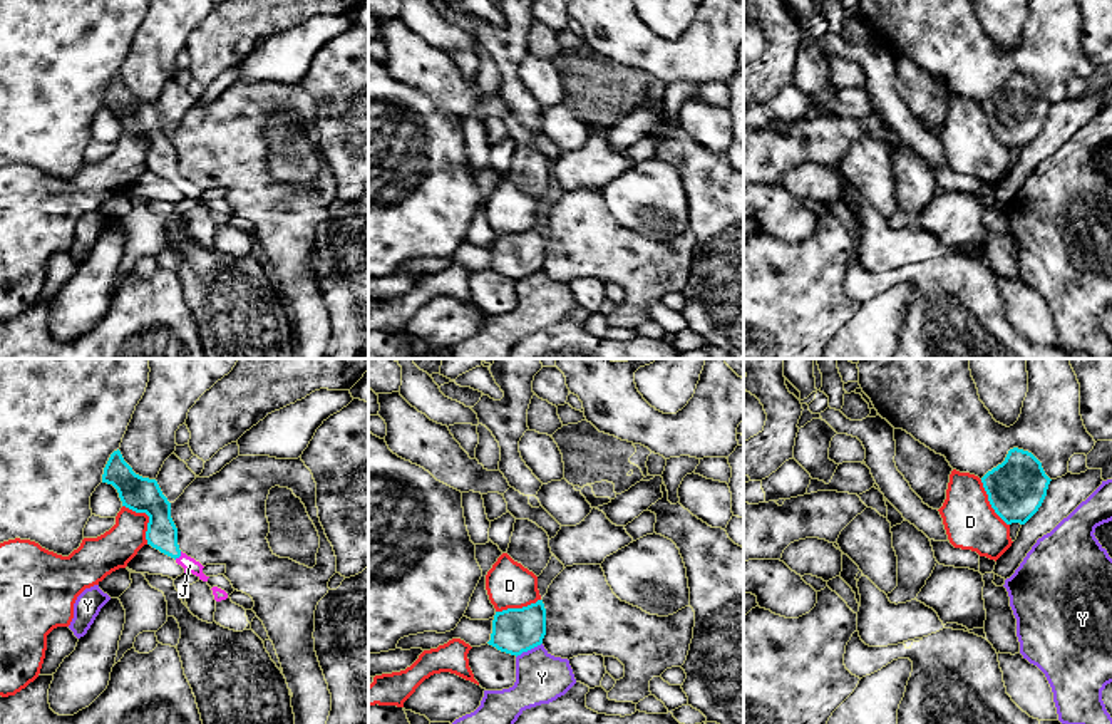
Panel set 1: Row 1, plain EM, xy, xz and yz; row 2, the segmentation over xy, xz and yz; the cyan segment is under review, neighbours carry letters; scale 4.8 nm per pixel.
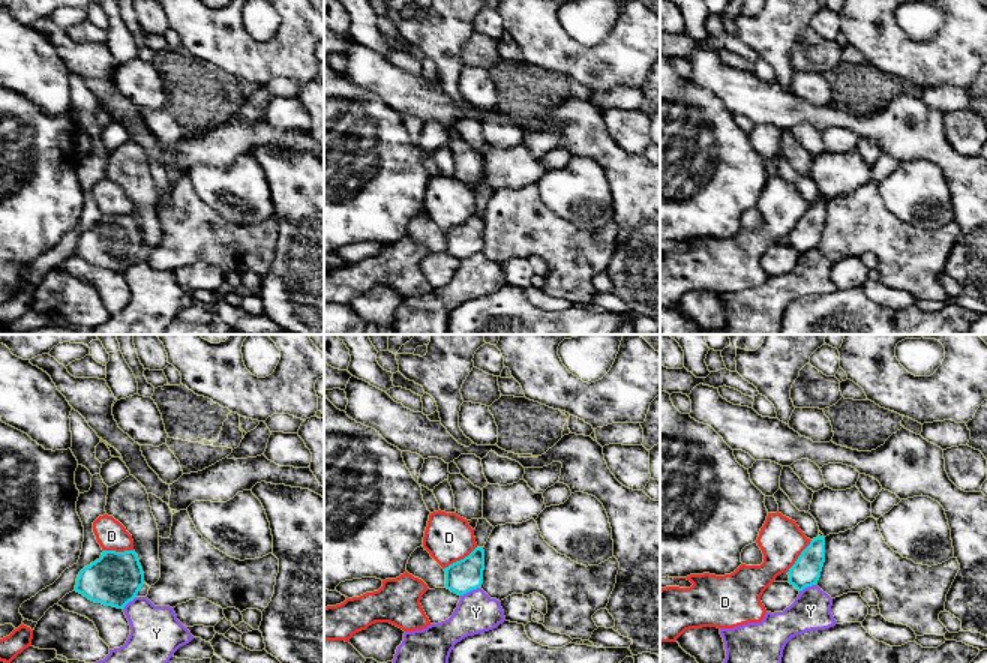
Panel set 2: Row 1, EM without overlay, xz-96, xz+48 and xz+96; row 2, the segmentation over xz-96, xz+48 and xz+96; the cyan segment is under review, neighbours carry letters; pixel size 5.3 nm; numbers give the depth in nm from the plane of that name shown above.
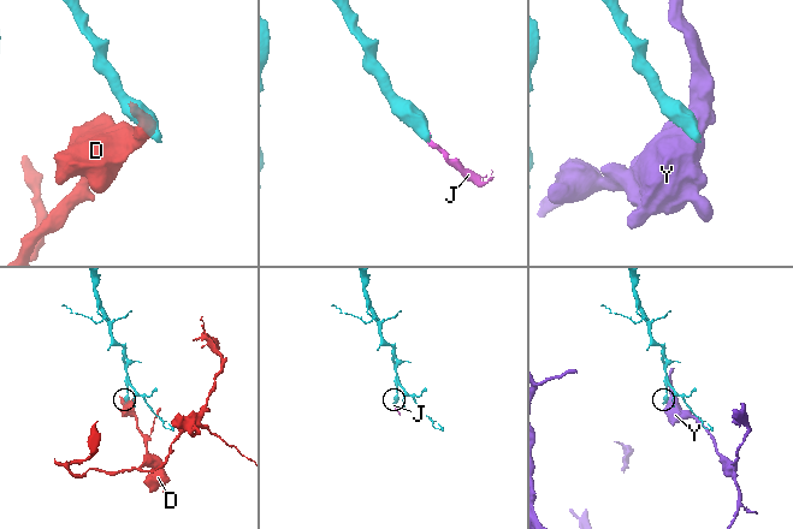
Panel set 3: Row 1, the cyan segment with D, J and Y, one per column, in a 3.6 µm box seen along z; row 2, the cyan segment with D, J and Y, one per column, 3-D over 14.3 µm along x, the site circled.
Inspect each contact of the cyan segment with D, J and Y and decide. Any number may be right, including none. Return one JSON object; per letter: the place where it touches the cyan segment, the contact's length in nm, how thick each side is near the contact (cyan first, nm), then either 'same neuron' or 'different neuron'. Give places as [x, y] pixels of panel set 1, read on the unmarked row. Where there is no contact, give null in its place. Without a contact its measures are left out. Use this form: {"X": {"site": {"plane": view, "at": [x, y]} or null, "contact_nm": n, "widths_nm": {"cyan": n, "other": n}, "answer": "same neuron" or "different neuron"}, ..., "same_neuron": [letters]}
{"D": {"site": {"plane": "xy", "at": [149, 143]}, "contact_nm": 220, "widths_nm": {"cyan": 170, "other": 190}, "answer": "different neuron"}, "J": {"site": {"plane": "xy", "at": [178, 181]}, "contact_nm": 50, "widths_nm": {"cyan": 150, "other": 70}, "answer": "same neuron"}, "Y": {"site": {"plane": "xz", "at": [528, 274]}, "contact_nm": 150, "widths_nm": {"cyan": 220, "other": 240}, "answer": "different neuron"}, "same_neuron": ["J"]}

